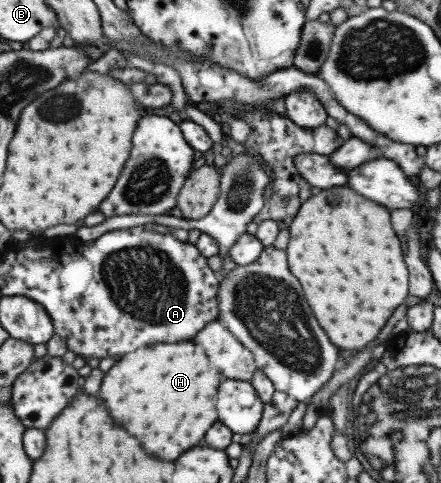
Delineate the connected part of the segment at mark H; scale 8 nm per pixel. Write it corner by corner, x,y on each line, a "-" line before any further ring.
195,341
159,343
123,355
105,373
99,396
109,404
109,412
113,412
121,424
131,428
137,420
145,422
145,448
149,448
149,452
165,460
177,460
183,452
197,446
207,430
220,420
217,401
223,378
223,374
212,367
205,349

